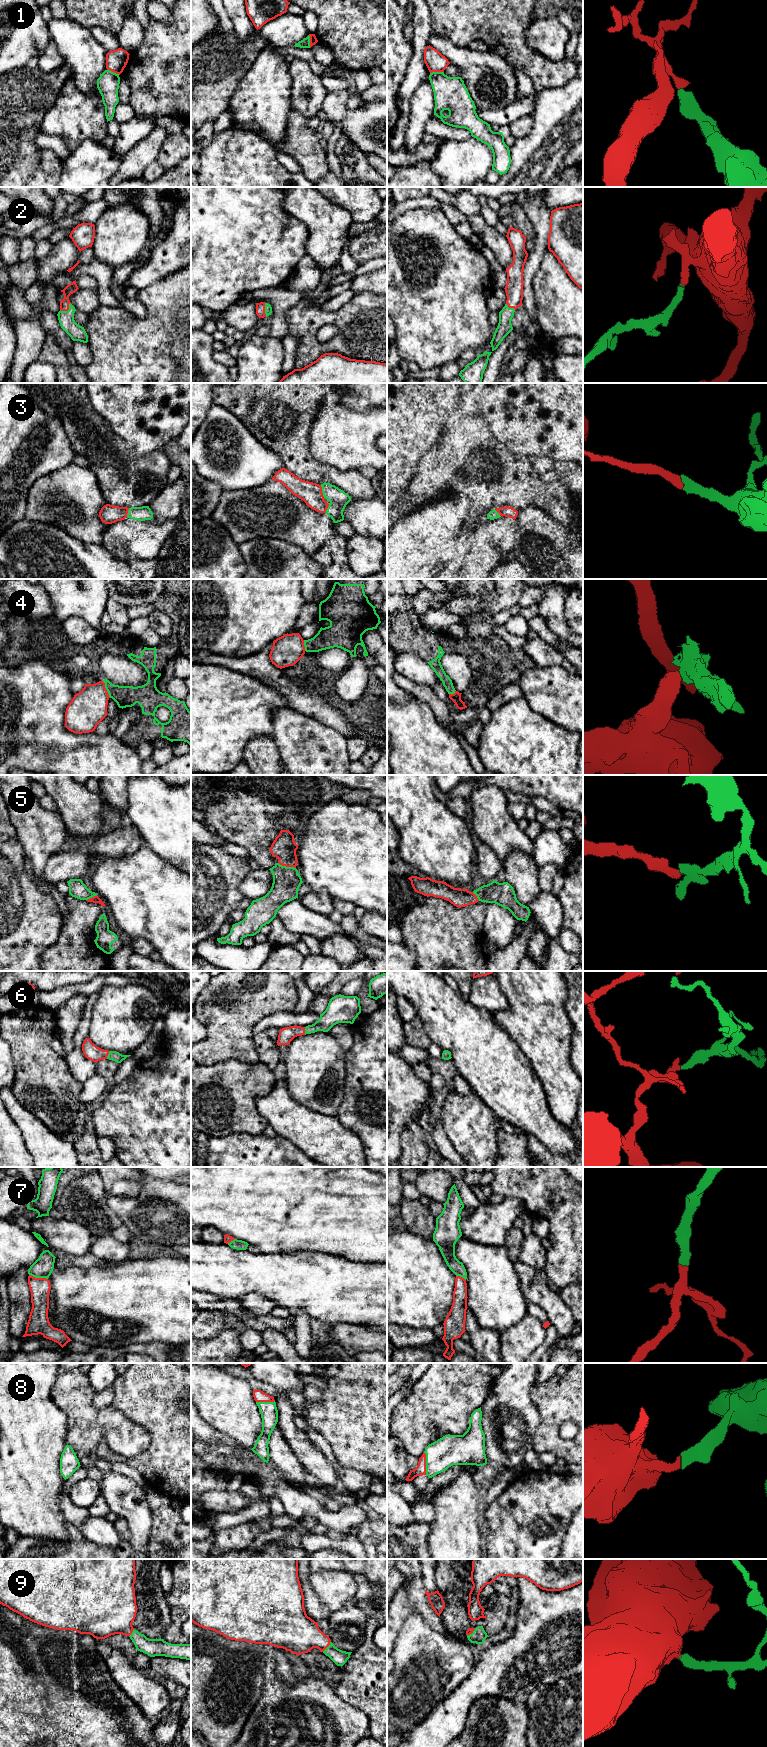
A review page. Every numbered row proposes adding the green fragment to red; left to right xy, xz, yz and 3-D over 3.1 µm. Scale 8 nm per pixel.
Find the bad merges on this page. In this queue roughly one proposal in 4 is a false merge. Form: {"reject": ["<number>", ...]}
{"reject": ["1", "4"]}

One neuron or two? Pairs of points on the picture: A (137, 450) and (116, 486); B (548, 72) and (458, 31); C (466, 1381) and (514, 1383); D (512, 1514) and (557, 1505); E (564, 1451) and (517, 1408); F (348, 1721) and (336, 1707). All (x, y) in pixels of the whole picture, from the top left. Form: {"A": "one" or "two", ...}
{"A": "two", "B": "one", "C": "two", "D": "one", "E": "two", "F": "one"}

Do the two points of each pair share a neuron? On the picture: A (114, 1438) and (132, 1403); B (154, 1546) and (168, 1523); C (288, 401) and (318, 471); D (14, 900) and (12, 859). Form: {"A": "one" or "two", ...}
{"A": "two", "B": "one", "C": "one", "D": "one"}

